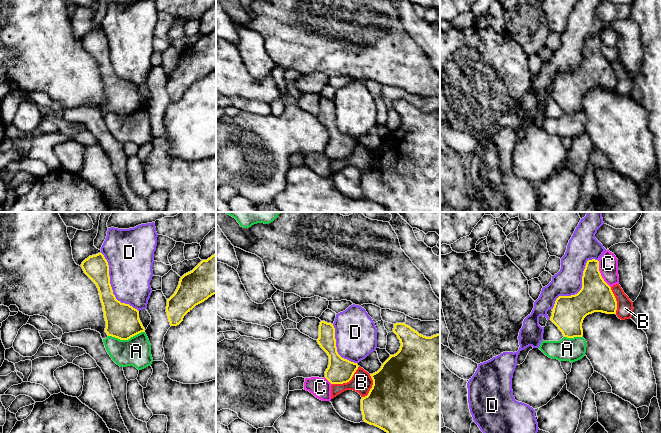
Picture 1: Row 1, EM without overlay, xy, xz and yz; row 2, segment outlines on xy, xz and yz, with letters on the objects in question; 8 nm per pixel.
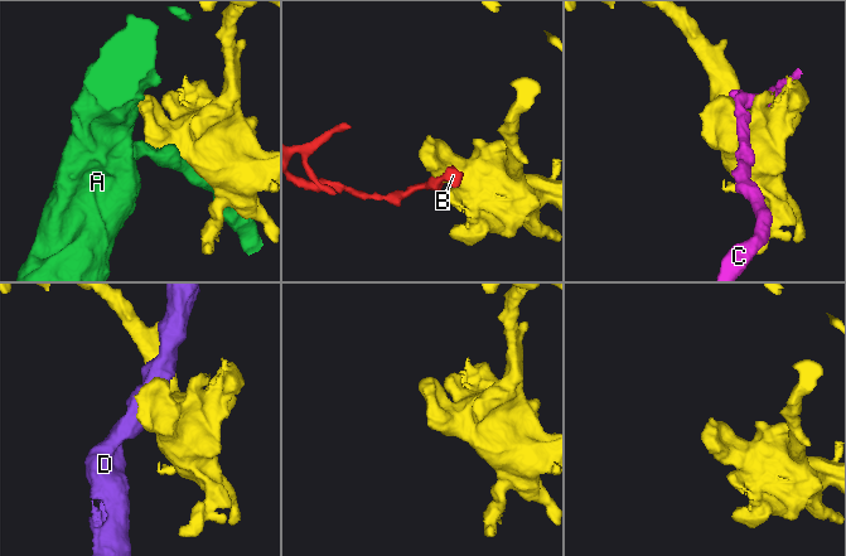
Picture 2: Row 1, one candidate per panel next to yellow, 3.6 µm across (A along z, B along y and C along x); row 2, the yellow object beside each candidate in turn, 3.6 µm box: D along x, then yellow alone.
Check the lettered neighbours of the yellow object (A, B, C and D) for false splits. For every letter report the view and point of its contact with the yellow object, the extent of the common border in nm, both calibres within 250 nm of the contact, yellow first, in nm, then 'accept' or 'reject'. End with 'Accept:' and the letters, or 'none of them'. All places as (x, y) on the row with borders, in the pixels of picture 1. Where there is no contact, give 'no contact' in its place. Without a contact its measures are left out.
A: xy (126, 339) | 300 nm | 280/240 nm | reject
B: xz (347, 381) | 260 nm | 200/170 nm | reject
C: yz (600, 274) | 240 nm | 260/160 nm | reject
D: yz (582, 287) | 550 nm | 260/220 nm | reject
Accept: none of them

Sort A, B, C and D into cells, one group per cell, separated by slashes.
A / B / C / D

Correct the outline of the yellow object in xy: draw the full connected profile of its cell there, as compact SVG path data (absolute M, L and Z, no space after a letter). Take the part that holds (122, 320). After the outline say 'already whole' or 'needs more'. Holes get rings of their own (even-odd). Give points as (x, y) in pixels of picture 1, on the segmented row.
M98 253L89 256L82 262L81 267L98 288L107 335L120 340L128 340L141 332L145 332L139 319L139 311L129 304L121 303L113 294L109 265L104 255Z | already whole

